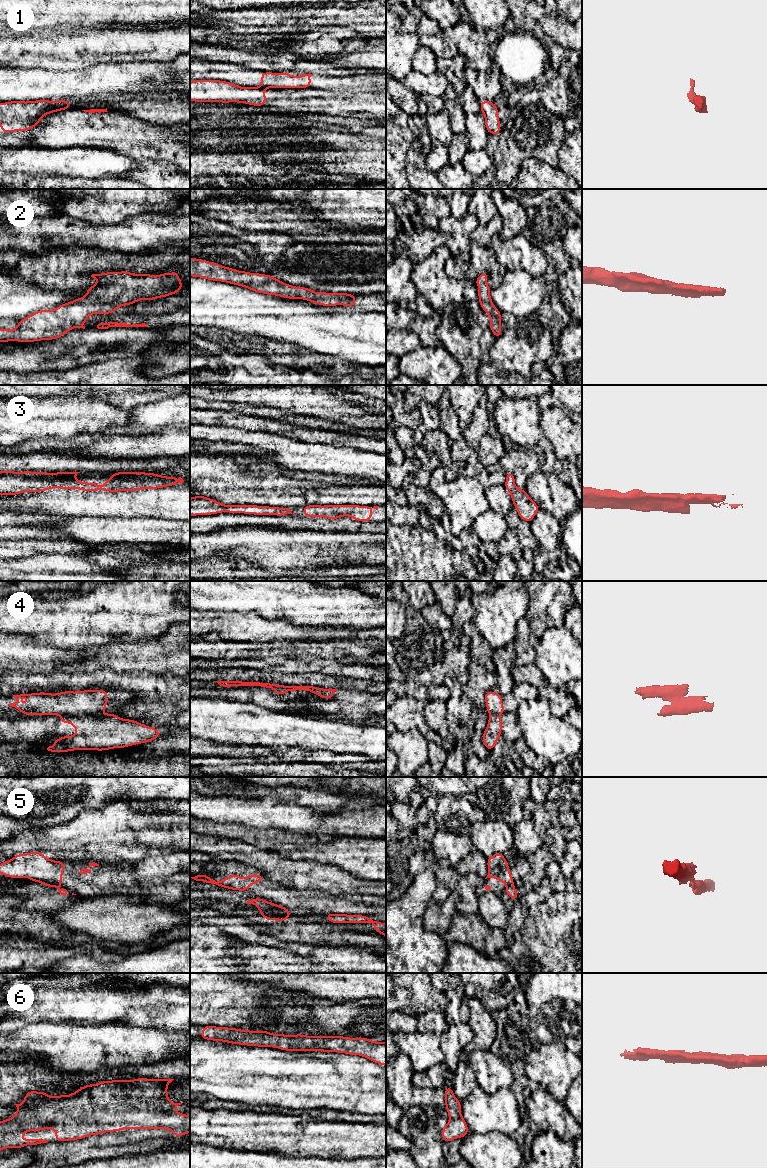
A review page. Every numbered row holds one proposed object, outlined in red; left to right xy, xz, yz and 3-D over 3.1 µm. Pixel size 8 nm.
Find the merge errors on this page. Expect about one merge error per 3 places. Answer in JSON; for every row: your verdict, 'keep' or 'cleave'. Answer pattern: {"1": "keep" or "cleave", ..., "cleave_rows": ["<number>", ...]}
{"1": "cleave", "2": "keep", "3": "keep", "4": "cleave", "5": "cleave", "6": "keep", "cleave_rows": ["1", "4", "5"]}

